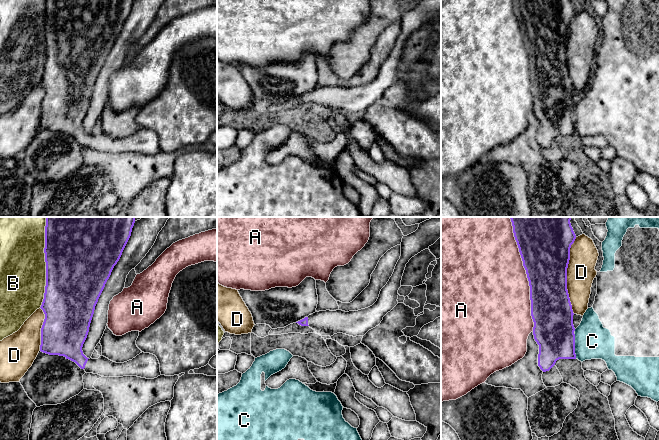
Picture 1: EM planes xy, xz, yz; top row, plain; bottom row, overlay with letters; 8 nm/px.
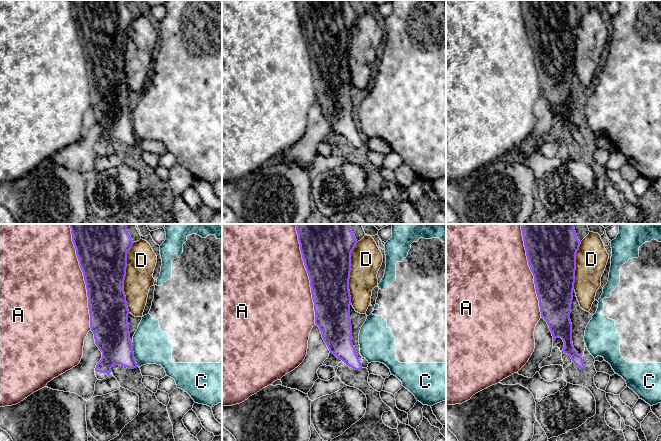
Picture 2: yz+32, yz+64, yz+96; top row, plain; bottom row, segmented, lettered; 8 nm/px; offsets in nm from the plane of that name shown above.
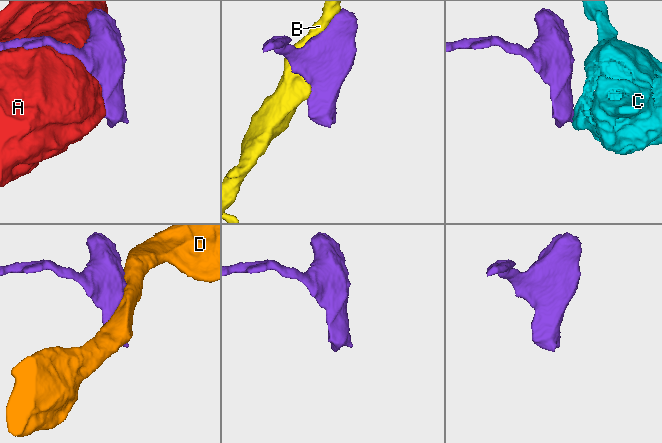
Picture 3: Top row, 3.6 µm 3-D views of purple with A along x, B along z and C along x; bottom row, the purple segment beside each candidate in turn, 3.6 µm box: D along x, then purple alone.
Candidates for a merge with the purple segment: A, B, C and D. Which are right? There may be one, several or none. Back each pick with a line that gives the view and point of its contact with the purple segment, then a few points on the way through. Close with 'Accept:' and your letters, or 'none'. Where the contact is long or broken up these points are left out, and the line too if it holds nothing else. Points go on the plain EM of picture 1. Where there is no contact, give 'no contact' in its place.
Accept: none

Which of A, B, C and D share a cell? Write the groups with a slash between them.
A D / B / C

